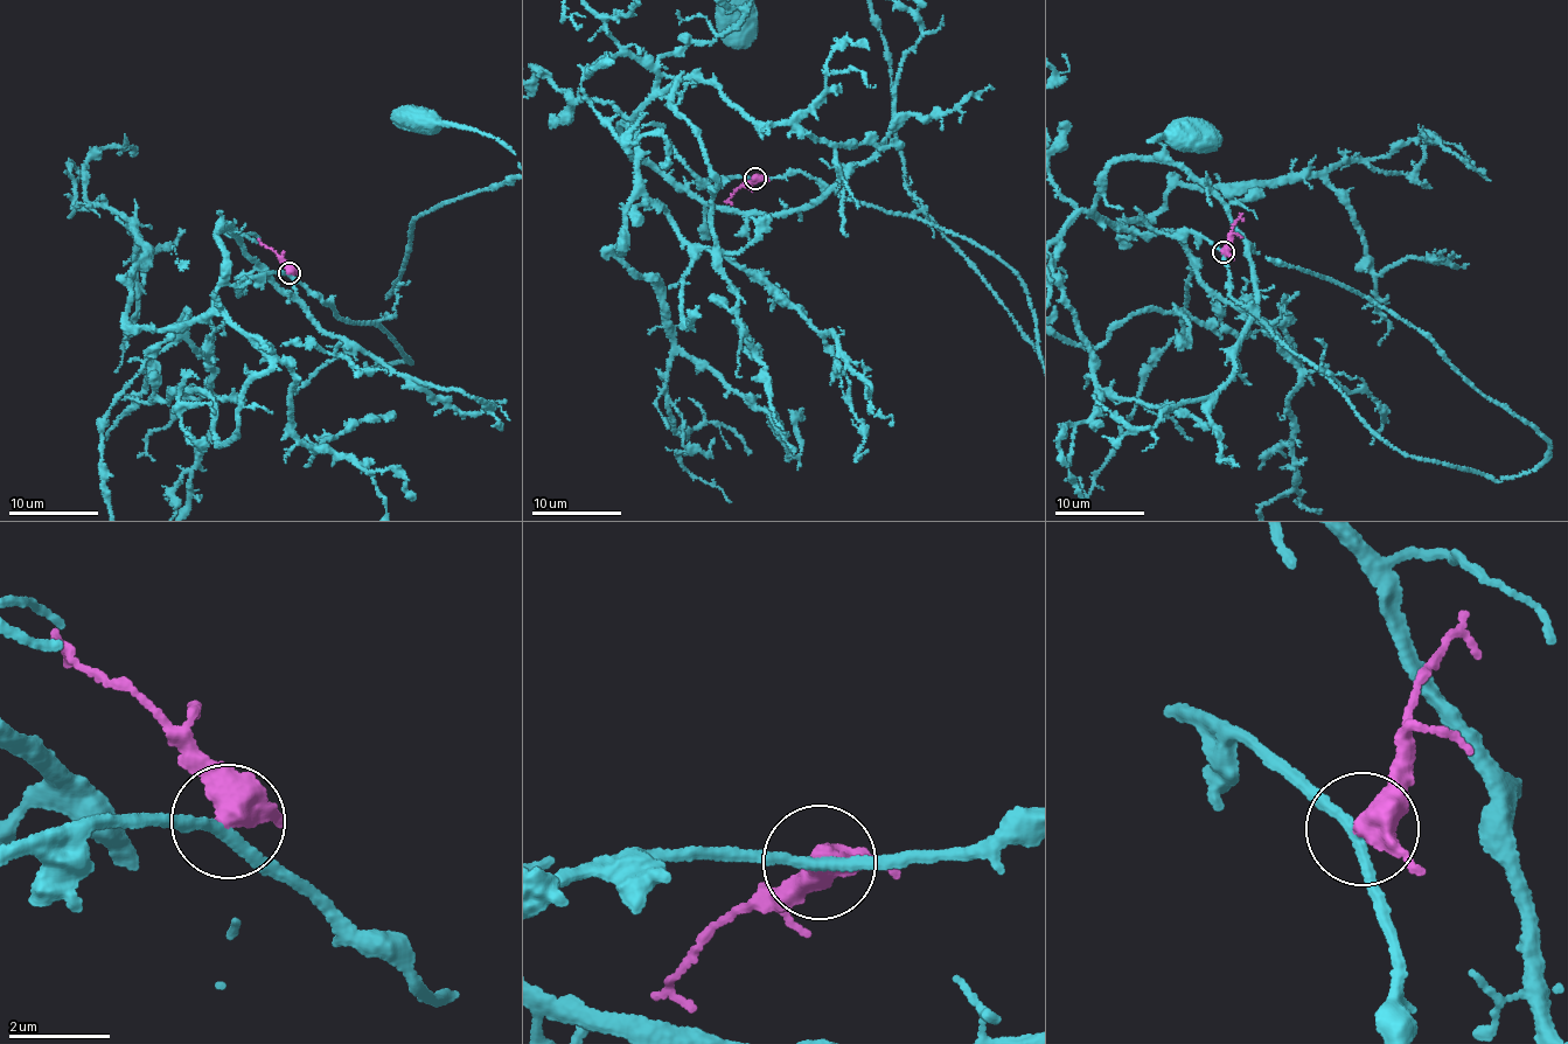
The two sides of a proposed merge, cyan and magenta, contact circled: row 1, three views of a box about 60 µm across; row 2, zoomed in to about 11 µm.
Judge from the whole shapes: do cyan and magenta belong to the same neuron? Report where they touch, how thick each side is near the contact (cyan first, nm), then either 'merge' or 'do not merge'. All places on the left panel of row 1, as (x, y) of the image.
place (288, 272); calibres 200 and 440 nm; do not merge

